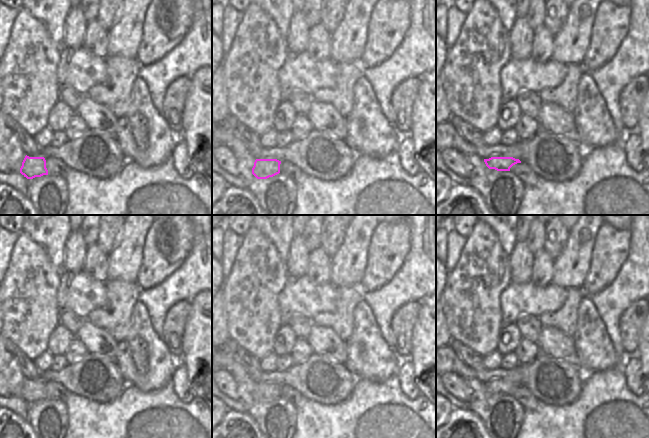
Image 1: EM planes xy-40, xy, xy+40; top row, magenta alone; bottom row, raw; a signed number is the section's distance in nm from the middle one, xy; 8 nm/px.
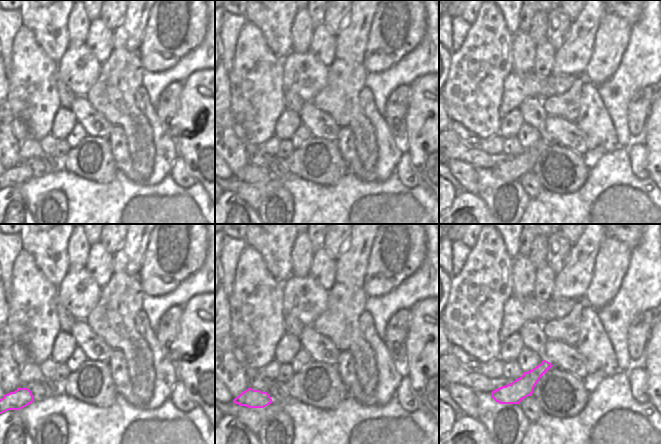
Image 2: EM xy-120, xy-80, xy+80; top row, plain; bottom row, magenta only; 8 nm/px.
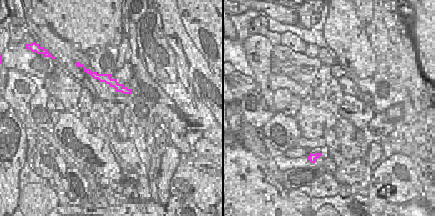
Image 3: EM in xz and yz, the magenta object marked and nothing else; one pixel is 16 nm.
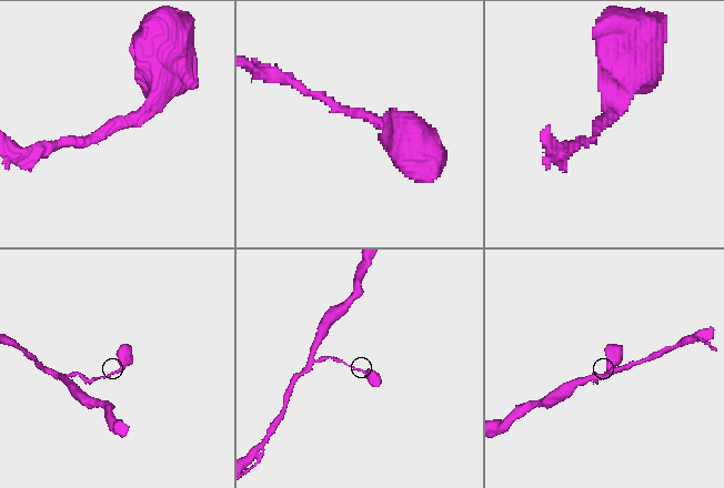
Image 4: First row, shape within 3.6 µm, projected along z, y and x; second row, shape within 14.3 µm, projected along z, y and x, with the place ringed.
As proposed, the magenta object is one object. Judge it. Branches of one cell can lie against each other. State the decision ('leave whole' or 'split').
leave whole

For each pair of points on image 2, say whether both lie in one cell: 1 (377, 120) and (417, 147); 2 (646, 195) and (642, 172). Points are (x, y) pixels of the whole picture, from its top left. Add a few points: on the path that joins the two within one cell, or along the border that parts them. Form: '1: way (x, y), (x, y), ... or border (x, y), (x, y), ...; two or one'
1: border (402, 144), (405, 151); two
2: border (629, 161), (631, 170), (640, 179), (648, 178); two

